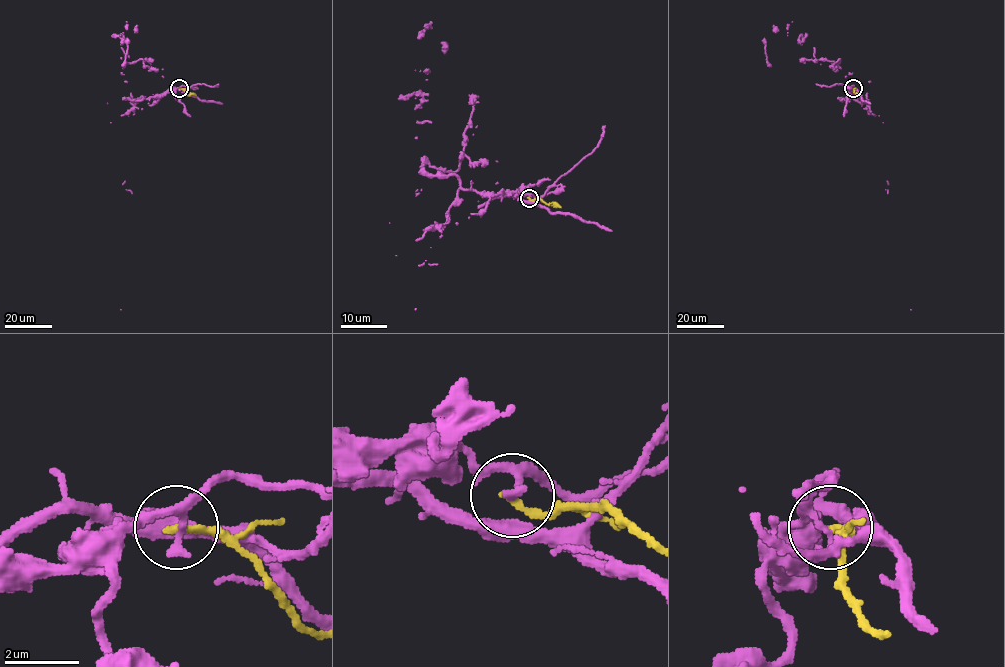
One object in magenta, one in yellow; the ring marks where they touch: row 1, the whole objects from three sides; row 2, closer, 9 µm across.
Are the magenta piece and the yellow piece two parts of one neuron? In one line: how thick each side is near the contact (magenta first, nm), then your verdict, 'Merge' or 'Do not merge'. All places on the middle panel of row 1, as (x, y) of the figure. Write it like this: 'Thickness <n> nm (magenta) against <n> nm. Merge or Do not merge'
Thickness 180 nm (magenta) against 220 nm. Do not merge

